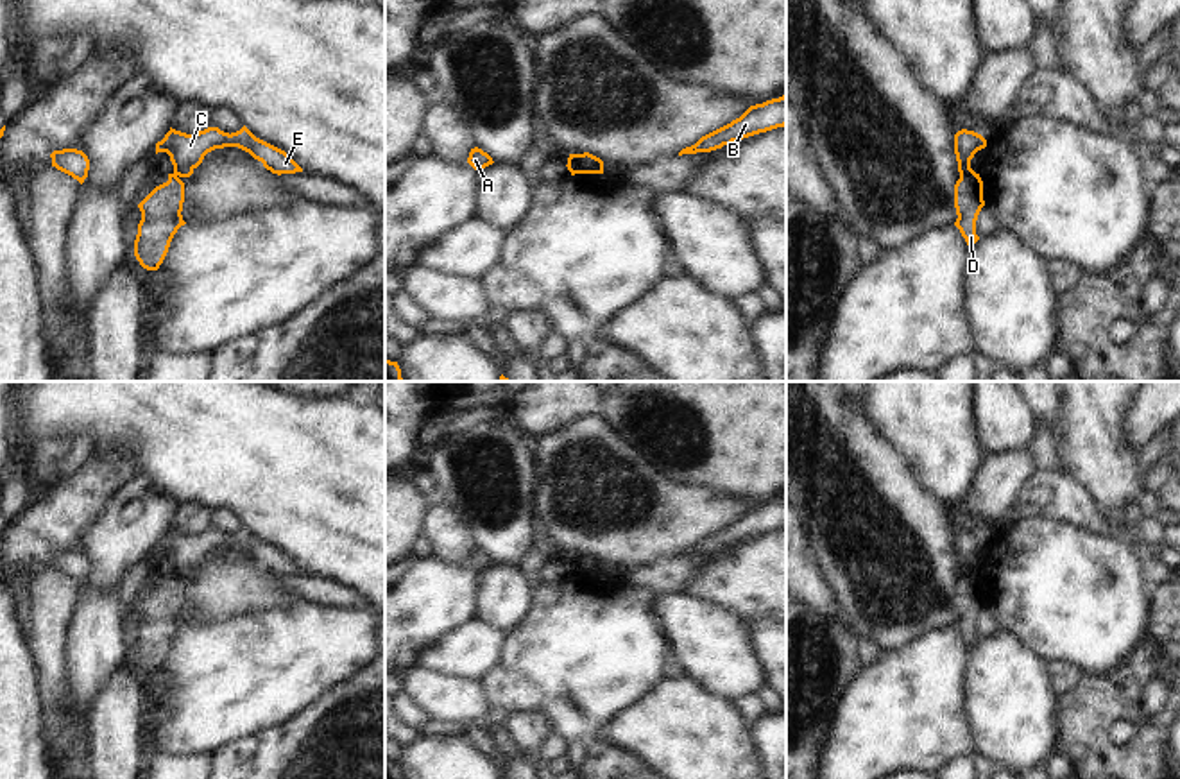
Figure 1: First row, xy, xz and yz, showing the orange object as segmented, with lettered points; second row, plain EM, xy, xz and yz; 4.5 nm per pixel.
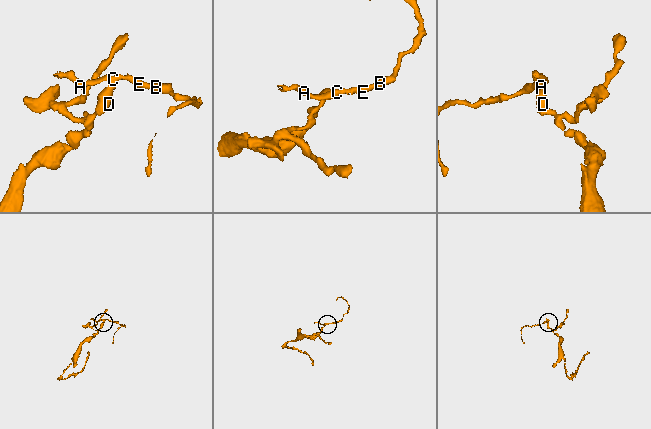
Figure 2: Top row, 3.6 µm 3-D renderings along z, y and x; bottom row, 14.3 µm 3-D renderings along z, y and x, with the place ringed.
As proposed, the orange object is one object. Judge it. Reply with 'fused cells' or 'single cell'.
fused cells

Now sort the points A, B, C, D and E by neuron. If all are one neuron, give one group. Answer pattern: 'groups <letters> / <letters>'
groups A B C E / D

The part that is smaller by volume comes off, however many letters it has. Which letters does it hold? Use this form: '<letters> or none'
A, B, C, E

